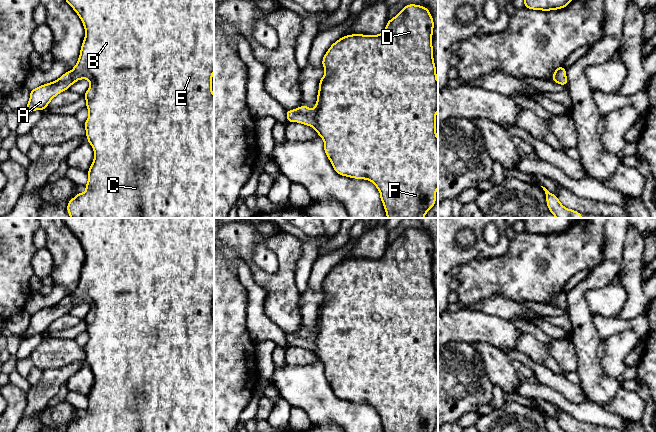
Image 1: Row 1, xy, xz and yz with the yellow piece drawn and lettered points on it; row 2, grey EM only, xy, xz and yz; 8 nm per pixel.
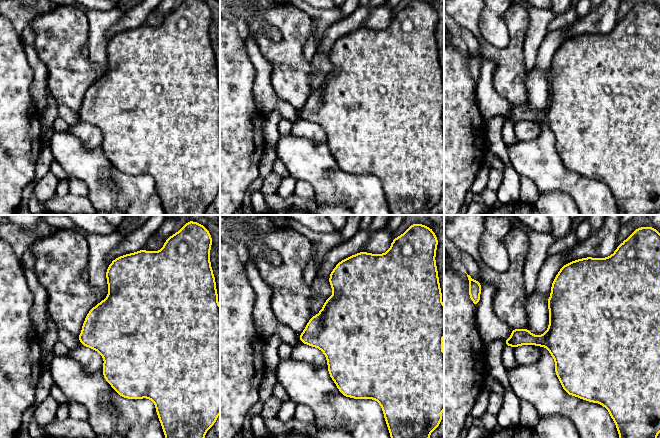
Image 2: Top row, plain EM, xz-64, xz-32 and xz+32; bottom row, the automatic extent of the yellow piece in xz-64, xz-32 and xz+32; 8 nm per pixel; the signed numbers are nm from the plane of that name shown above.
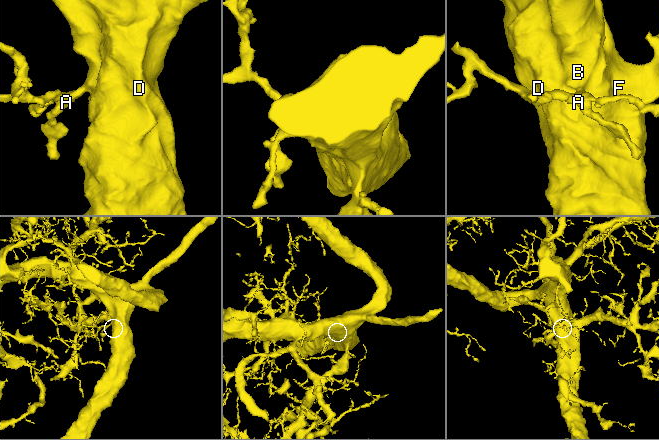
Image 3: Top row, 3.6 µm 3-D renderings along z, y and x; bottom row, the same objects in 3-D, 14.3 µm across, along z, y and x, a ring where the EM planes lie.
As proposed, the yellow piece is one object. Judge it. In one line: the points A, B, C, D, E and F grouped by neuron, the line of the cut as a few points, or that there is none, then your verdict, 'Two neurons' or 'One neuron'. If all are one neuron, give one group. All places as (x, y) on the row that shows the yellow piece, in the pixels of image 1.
Groups: A B C D E F. No split. One neuron

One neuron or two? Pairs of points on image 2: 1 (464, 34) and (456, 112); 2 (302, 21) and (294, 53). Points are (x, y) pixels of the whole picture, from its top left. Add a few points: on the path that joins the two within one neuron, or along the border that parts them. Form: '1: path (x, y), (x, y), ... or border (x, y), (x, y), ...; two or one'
1: border (456, 34), (459, 41), (465, 47); two
2: path (295, 29), (294, 45); one

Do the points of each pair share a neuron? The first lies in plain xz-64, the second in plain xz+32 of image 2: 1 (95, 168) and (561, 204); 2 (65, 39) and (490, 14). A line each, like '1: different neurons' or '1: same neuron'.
1: different neurons
2: different neurons

